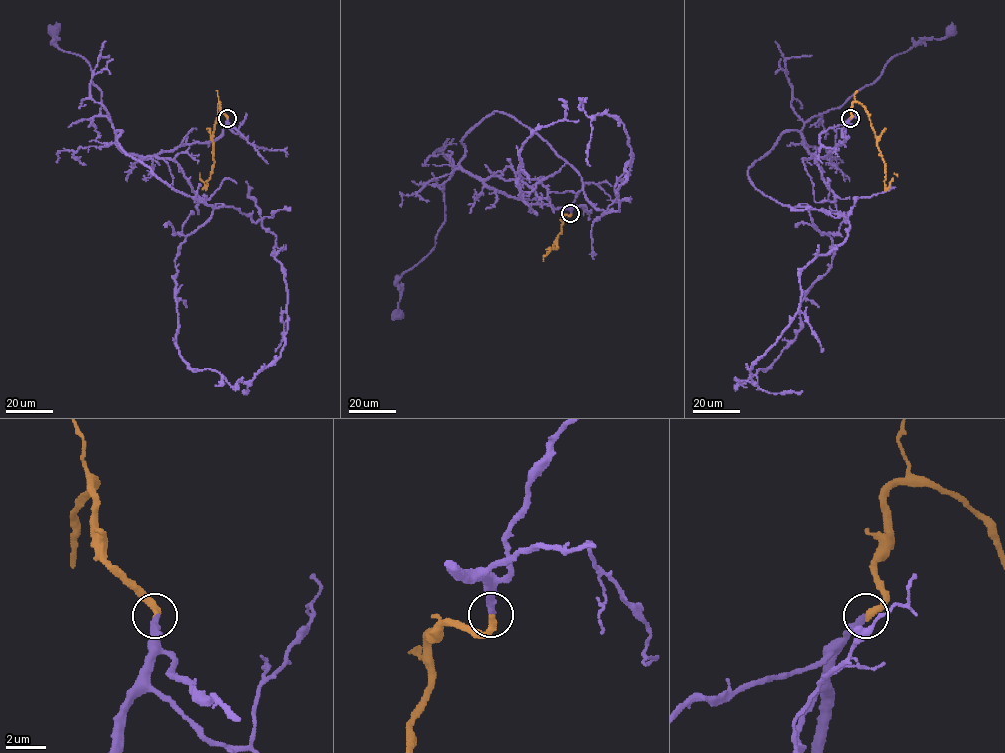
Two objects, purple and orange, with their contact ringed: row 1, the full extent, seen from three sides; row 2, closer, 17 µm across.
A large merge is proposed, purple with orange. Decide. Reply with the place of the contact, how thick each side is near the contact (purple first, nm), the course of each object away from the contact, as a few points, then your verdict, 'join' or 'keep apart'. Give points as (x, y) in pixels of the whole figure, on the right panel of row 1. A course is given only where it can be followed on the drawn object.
place (850, 118); calibres 360 and 340 nm; course purple (849, 118), (844, 141), (828, 155), (804, 146), (801, 130), (811, 118), (874, 82), (892, 56), (950, 30); course orange (850, 118), (853, 102), (858, 102), (868, 114), (884, 162), (885, 188), (894, 174), (897, 177); join

